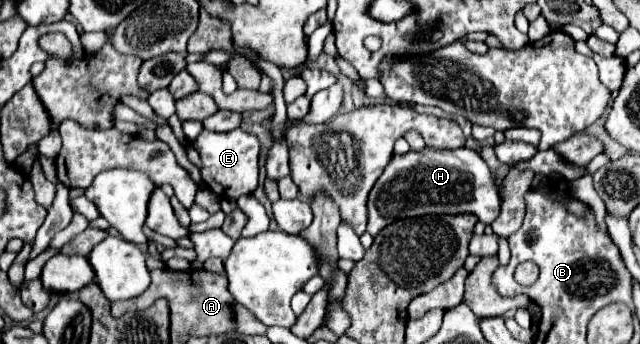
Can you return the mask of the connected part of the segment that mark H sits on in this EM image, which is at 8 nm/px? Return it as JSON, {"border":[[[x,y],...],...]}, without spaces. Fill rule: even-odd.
{"border":[[[427,146],[419,152],[393,154],[383,174],[387,174],[387,180],[377,182],[369,192],[367,232],[371,236],[377,236],[379,230],[395,220],[419,218],[425,214],[475,214],[479,222],[491,224],[501,208],[491,172],[471,148],[451,150],[451,156],[445,150]]]}

